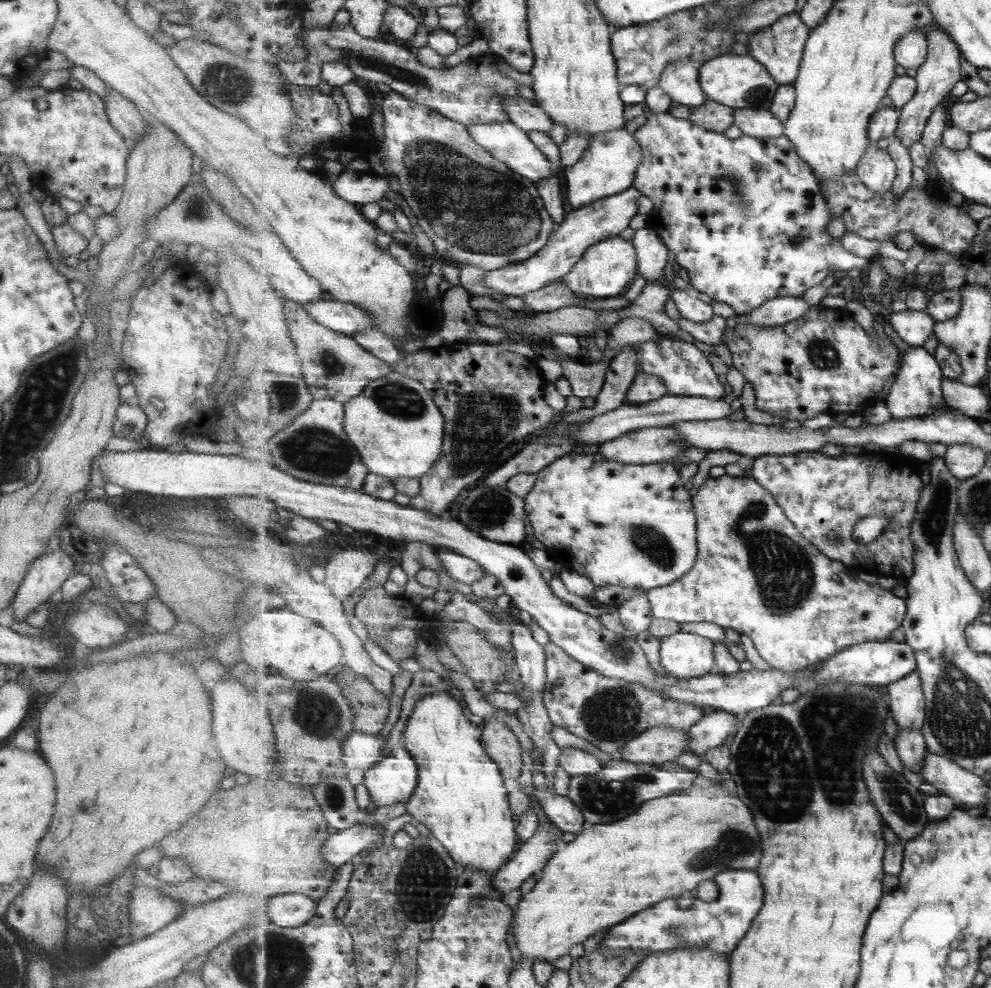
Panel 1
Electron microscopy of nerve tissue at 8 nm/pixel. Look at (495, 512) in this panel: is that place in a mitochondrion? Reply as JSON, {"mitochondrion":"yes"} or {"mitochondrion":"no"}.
{"mitochondrion":"yes"}

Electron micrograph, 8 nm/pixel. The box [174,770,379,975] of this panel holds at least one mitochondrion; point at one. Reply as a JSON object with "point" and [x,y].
{"point":[333,794]}

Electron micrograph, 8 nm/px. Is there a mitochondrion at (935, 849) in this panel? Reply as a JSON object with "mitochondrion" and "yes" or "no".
{"mitochondrion":"yes"}

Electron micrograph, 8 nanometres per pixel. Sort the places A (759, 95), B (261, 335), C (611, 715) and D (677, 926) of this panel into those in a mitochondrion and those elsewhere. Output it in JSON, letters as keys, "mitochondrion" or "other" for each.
{"A":"mitochondrion","B":"other","C":"mitochondrion","D":"mitochondrion"}

